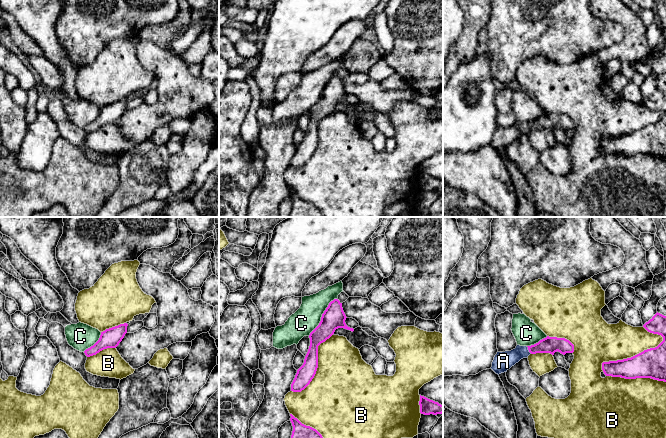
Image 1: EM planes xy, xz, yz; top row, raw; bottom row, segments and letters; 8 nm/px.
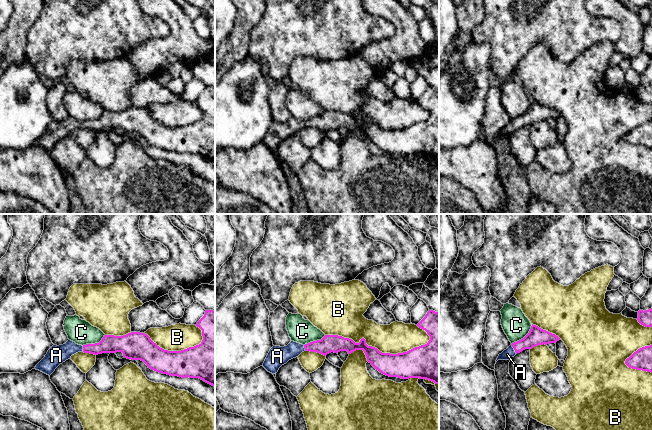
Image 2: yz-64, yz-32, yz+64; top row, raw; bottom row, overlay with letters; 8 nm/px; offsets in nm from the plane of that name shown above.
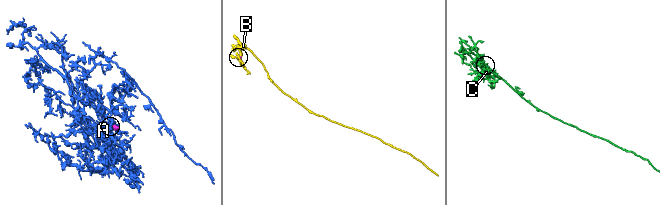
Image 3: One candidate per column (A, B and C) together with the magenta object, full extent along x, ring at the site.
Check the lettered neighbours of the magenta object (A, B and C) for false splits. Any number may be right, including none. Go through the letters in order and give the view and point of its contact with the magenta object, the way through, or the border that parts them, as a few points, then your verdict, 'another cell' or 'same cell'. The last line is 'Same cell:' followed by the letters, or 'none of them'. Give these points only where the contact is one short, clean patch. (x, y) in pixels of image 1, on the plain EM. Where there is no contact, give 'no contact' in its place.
A: yz (528, 125) | across yz (550, 121), (528, 125), (503, 137) | same cell
B: yz (629, 134) | another cell
C: xz (322, 92) | another cell
Same cell: A

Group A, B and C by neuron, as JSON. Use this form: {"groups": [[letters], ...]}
{"groups": [["A"], ["B"], ["C"]]}

